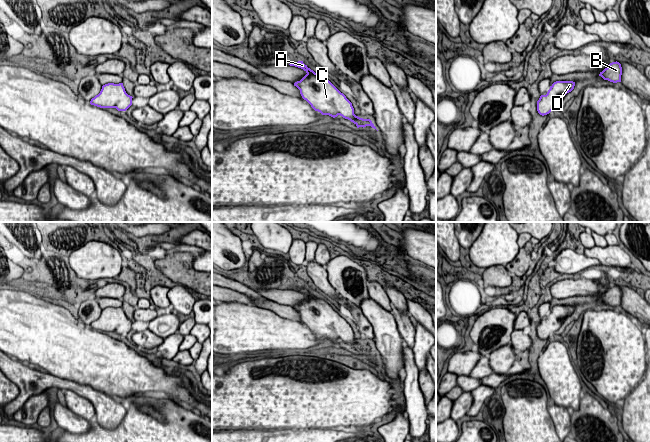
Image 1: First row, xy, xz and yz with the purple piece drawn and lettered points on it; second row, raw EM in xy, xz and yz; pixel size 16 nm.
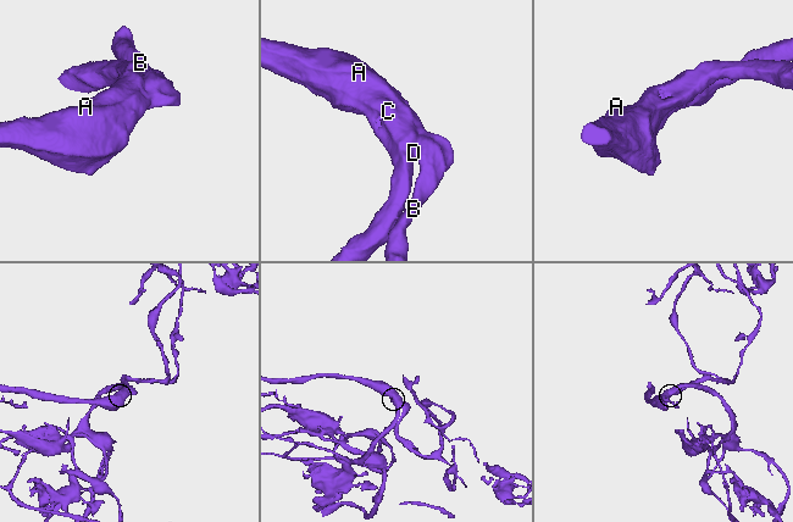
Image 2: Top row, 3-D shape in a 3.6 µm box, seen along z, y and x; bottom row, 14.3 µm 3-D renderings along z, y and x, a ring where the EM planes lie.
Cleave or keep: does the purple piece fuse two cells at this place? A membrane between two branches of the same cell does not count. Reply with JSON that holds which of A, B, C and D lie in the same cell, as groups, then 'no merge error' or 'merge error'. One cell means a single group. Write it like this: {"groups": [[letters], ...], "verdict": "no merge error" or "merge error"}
{"groups": [["A", "B", "C", "D"]], "verdict": "no merge error"}

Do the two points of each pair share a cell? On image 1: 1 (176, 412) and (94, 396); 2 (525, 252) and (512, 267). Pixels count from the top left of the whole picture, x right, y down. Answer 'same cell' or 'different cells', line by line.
1: different cells
2: same cell

